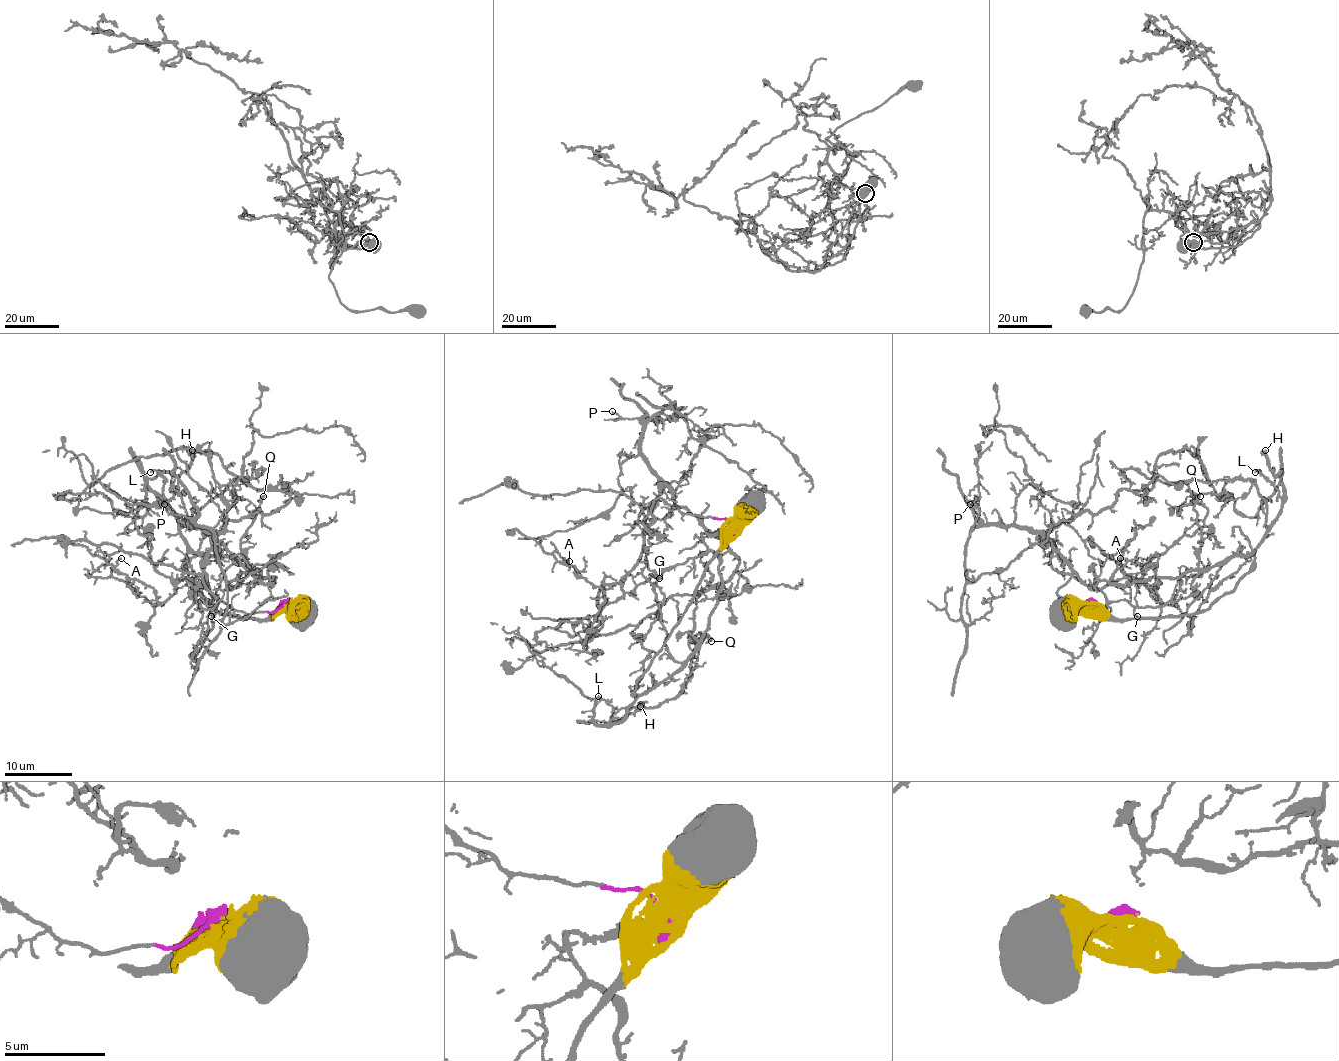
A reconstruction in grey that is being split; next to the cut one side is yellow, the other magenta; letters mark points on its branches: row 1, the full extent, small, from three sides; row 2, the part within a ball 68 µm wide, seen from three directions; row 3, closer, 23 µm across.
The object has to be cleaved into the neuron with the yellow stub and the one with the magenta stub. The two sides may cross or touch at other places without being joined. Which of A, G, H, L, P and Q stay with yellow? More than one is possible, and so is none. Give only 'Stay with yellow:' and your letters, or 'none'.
Stay with yellow: H, L, Q

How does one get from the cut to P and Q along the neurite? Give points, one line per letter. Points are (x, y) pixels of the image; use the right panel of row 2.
P: (1089, 603), (1072, 612), (1057, 591), (1072, 574), (1040, 534), (1023, 527), (984, 525), (971, 504)
Q: (1089, 603), (1101, 603), (1116, 618), (1195, 615), (1236, 586), (1252, 552), (1200, 568), (1193, 507), (1200, 495)

